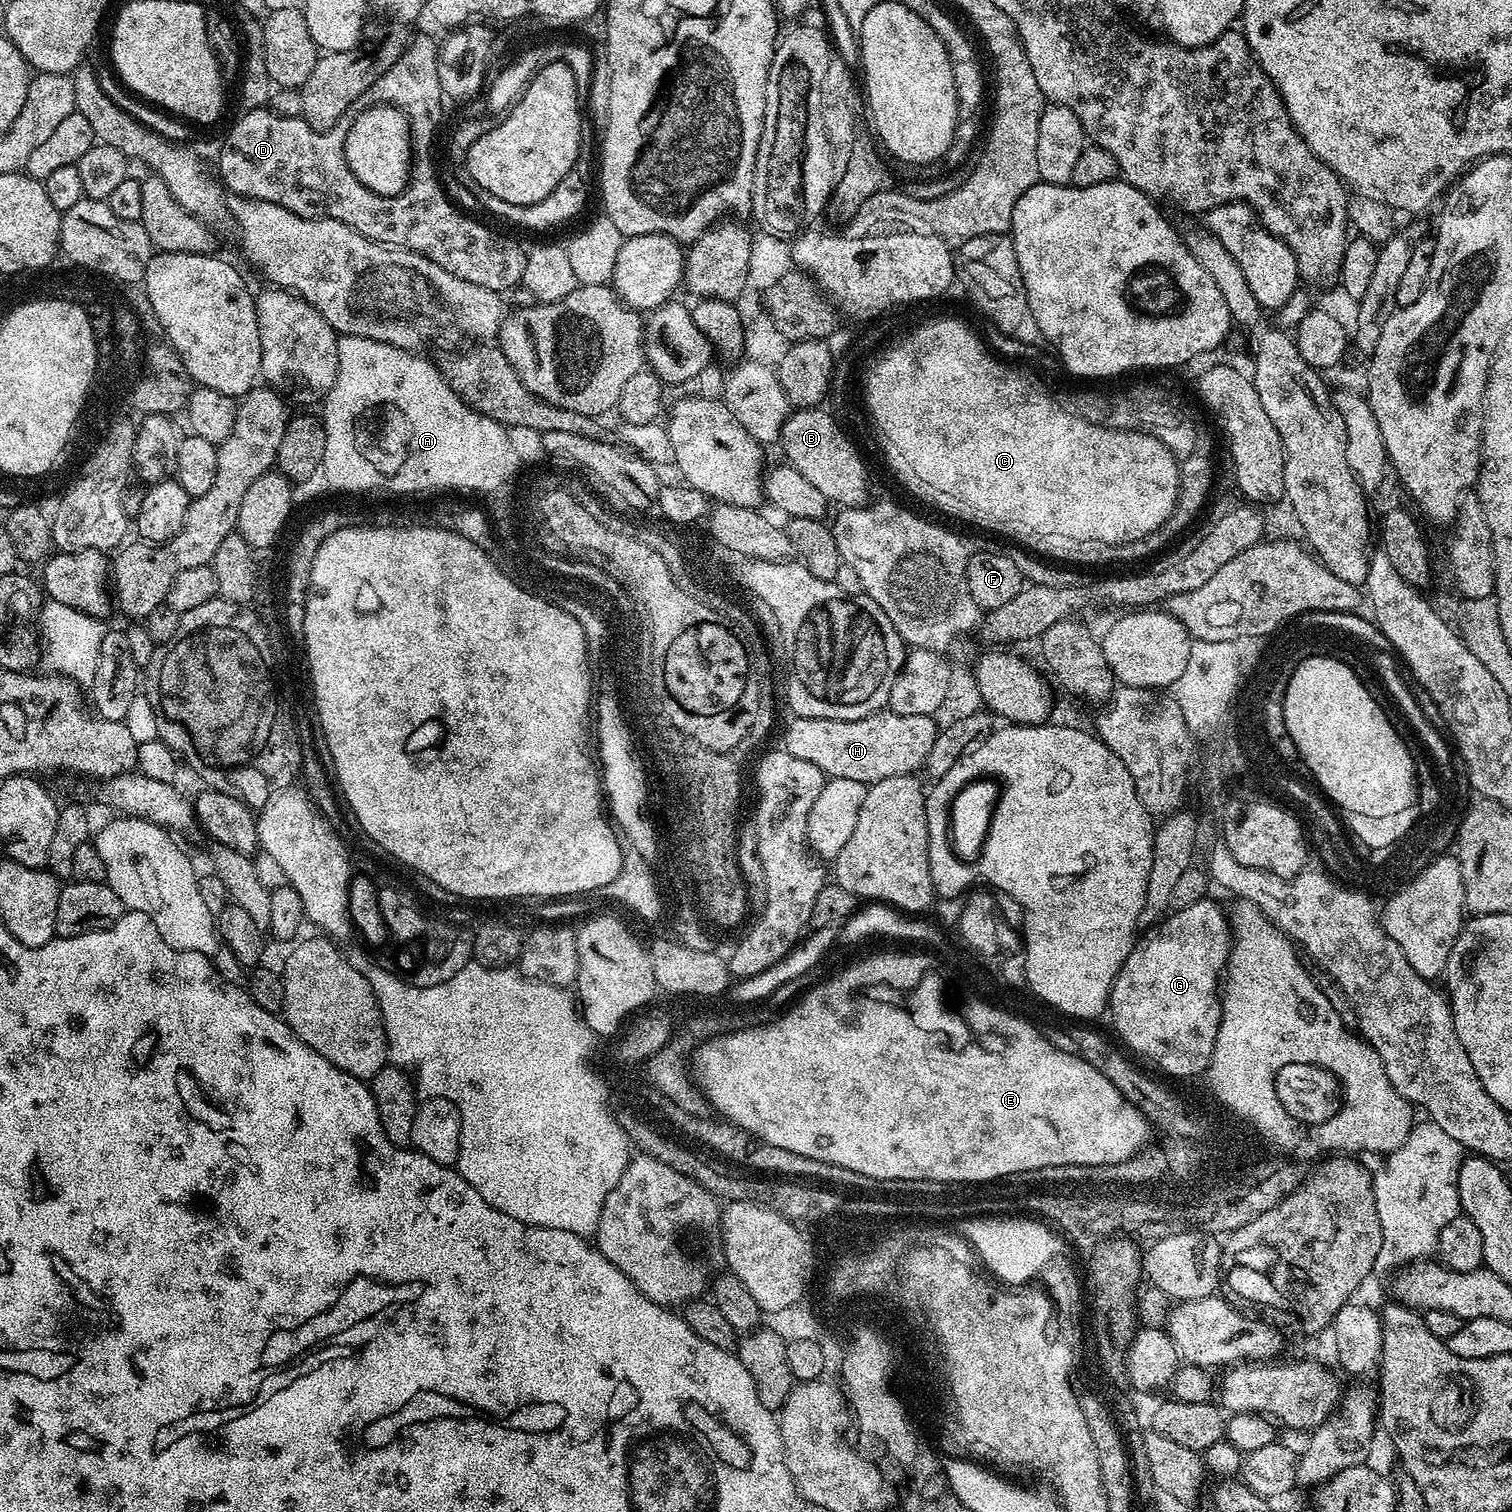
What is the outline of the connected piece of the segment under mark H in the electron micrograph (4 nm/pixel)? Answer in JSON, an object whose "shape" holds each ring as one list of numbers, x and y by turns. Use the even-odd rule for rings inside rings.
{"shape":[[891,710,871,712,857,720,835,720,834,718,802,718,792,716,784,728,783,751,794,754,794,758,803,758,818,766,828,778,850,778,853,782,877,784,882,778,910,776,923,769,930,750,934,747,934,738,938,731,935,719,926,714,898,714]]}

